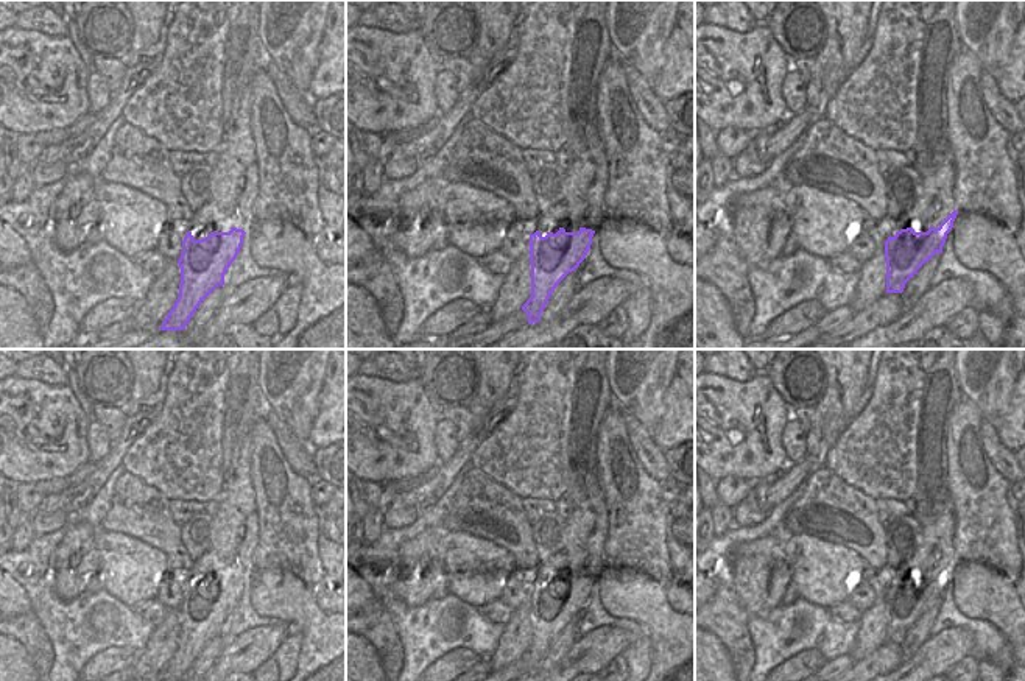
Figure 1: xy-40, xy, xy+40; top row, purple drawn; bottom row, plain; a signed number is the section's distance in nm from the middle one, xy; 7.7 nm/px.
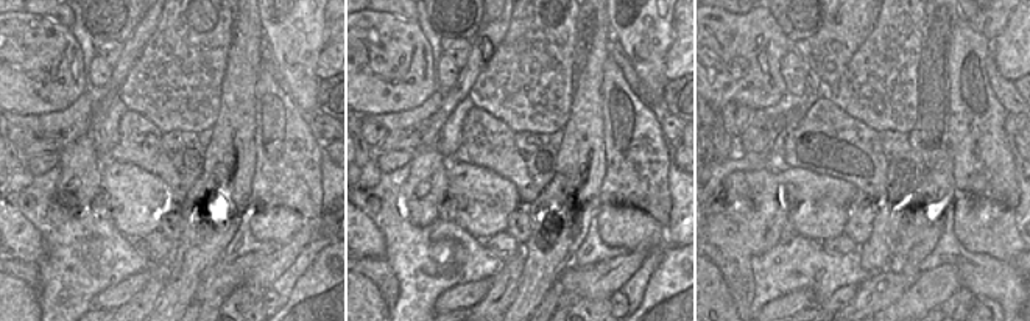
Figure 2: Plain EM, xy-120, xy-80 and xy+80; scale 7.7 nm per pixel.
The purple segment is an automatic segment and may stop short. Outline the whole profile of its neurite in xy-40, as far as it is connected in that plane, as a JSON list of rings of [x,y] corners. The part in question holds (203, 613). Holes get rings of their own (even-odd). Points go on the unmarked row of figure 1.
[[[251,433],[231,482],[223,478],[218,511],[212,517],[210,547],[181,573],[179,645],[160,679],[182,679],[201,651],[220,634],[252,577],[257,528],[255,491],[251,483]]]

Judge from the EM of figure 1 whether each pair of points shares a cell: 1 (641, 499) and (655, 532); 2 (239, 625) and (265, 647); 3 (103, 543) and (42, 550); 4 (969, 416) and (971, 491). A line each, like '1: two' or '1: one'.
1: one
2: two
3: two
4: one

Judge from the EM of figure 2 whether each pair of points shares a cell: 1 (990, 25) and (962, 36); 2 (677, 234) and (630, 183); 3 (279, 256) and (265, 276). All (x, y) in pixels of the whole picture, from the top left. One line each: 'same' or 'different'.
1: different
2: different
3: same

